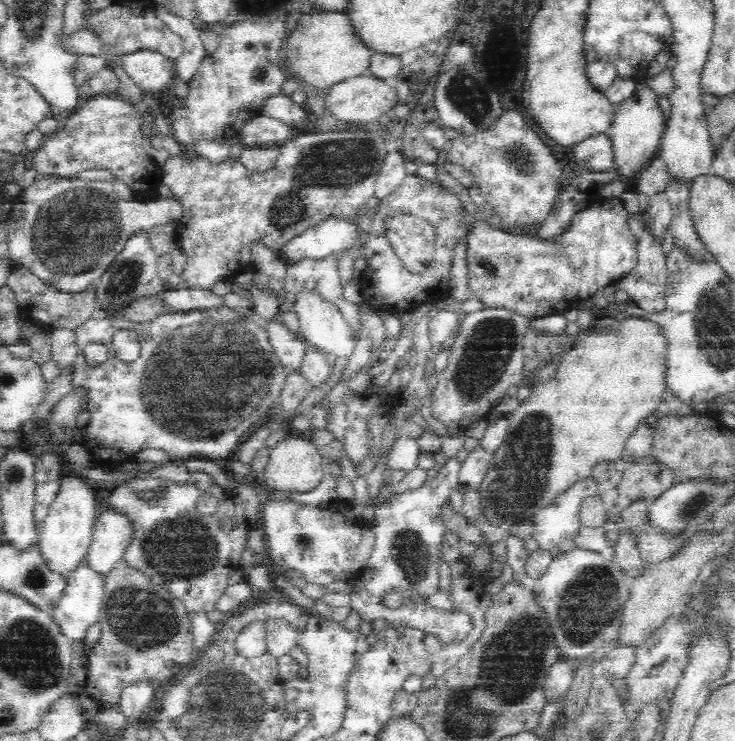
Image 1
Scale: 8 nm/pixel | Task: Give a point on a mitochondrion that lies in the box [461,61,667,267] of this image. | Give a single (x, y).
(515, 160)

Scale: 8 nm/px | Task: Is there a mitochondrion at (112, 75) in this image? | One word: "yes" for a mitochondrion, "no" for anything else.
no

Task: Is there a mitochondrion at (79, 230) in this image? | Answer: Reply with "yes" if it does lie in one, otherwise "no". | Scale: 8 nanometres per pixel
yes

